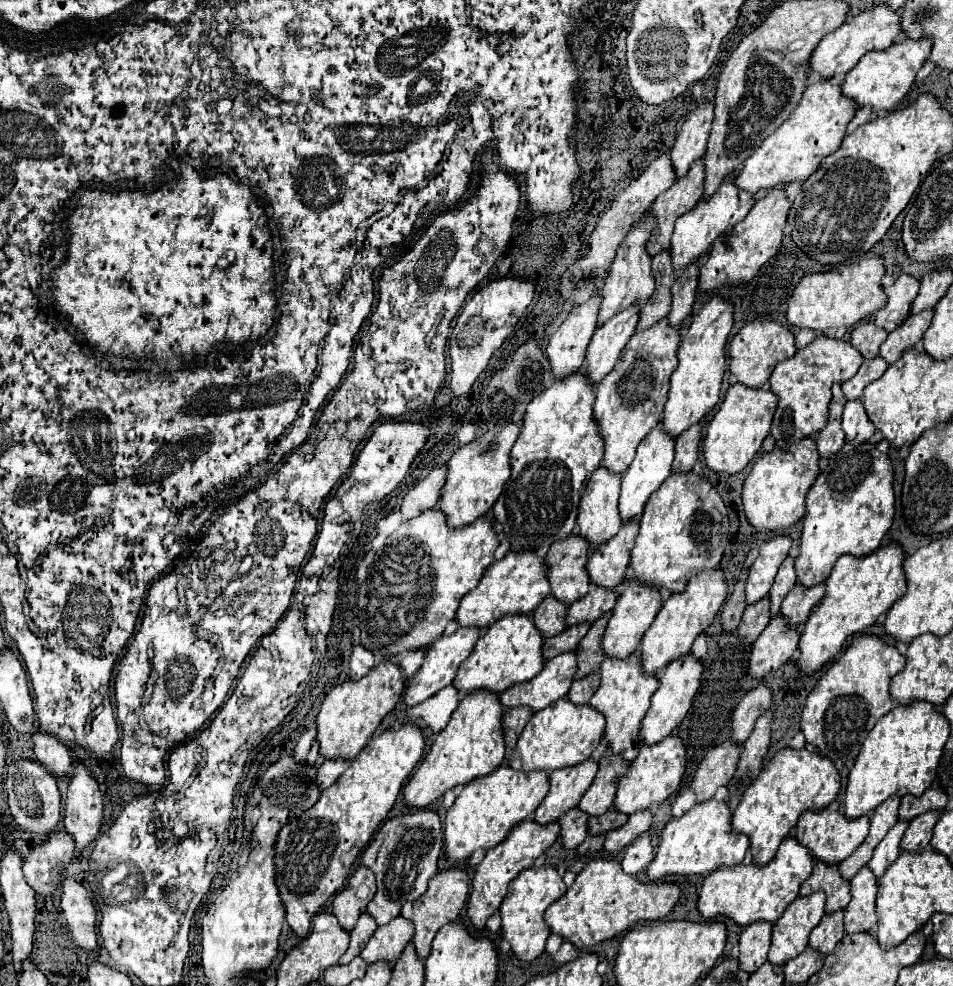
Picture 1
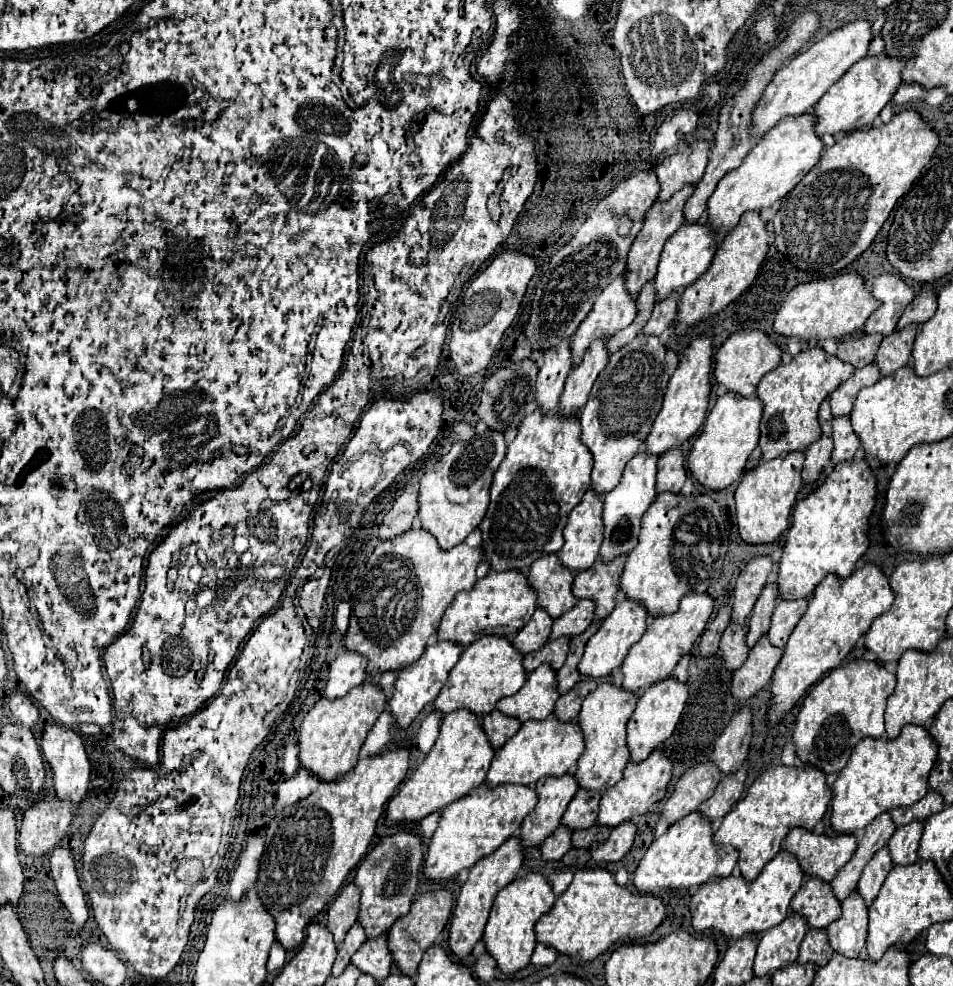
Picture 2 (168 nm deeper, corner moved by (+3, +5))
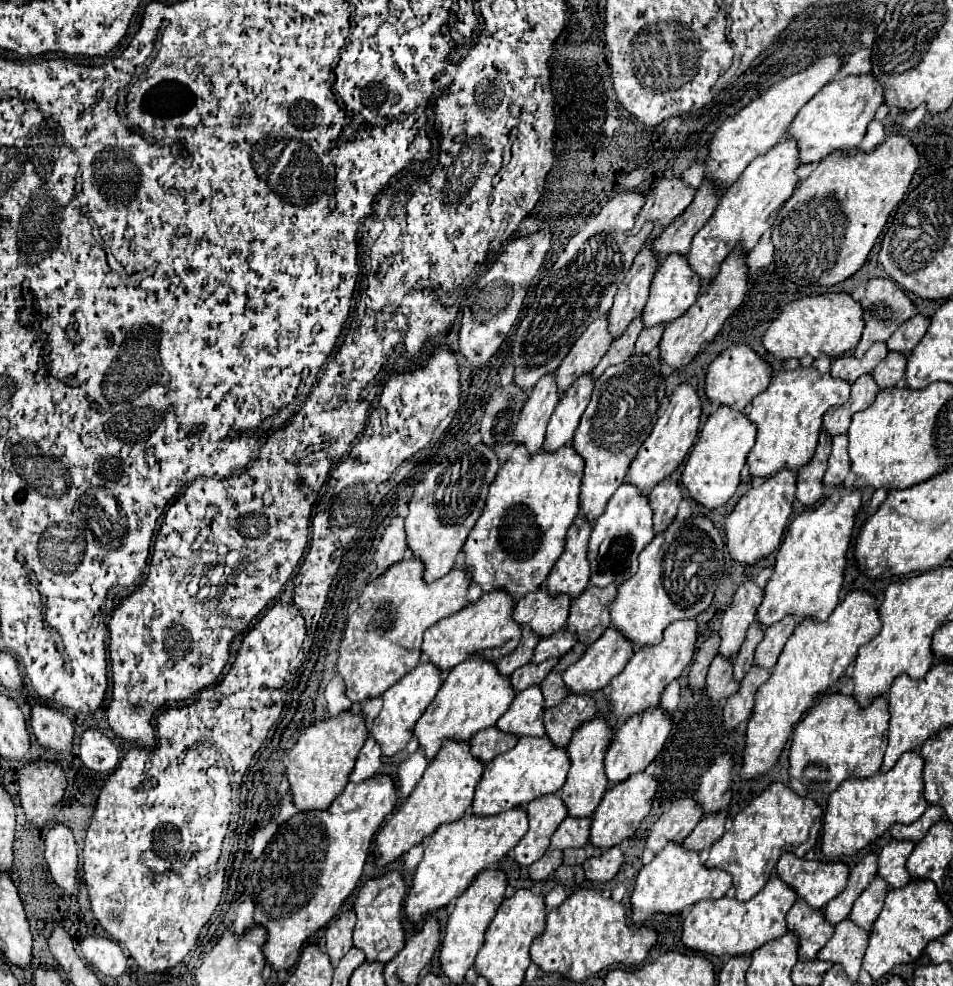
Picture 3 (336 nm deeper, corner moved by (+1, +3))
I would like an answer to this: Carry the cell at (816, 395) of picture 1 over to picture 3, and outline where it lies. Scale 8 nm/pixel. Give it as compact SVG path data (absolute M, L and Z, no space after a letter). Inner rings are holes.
M814 365L798 367L792 371L778 371L768 389L752 399L746 407L750 421L758 425L756 445L748 455L750 475L768 477L782 469L796 471L808 463L818 445L818 433L822 429L822 415L834 407L846 403L850 397L850 383L830 373L820 373Z

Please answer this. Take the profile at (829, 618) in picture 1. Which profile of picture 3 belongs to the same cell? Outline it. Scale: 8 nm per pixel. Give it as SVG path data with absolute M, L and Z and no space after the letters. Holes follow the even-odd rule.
M860 589L850 591L826 621L806 617L796 625L772 669L772 677L756 693L756 705L746 729L746 747L742 755L744 767L740 775L744 779L754 779L766 773L778 761L794 725L802 719L810 705L814 705L816 699L838 681L846 667L856 659L858 647L868 643L878 631L880 611L876 607L876 597Z

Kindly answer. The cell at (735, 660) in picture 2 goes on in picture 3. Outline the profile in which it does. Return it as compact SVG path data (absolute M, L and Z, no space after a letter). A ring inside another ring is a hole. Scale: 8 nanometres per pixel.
M716 657L710 665L708 677L706 677L706 691L714 701L722 701L736 693L740 687L738 681L734 681L732 675L732 659L730 657Z

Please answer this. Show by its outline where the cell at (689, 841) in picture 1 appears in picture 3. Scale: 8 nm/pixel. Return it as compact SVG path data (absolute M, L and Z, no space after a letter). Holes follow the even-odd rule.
M668 843L636 877L632 893L632 921L642 923L652 913L676 913L702 899L720 899L732 887L732 877L720 869L708 869L700 861L700 853L686 851L682 843Z

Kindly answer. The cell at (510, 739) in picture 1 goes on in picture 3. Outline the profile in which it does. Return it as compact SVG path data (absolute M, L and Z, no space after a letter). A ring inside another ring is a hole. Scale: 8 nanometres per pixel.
M490 727L490 729L484 729L482 733L476 733L474 741L470 741L470 747L474 757L488 763L496 755L510 751L516 745L516 741L518 737L514 737L512 733L502 733L498 727Z

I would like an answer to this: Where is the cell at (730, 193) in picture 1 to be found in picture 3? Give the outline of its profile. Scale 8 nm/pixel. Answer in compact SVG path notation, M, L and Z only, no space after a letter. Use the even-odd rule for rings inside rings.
M670 253L670 257L666 257L666 261L662 261L662 265L658 267L652 287L650 287L650 297L648 303L644 307L644 327L652 327L656 323L670 323L676 317L680 317L698 297L700 293L700 277L698 273L694 273L690 269L690 263L686 263L686 255L678 255L678 253Z

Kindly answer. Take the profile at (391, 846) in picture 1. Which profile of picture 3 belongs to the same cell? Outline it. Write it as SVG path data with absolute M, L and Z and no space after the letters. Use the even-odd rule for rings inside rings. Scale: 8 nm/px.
M388 871L380 877L366 881L354 903L358 915L354 927L354 945L366 953L368 961L390 961L394 953L404 947L404 927L402 927L402 903L406 897L406 879L402 871Z

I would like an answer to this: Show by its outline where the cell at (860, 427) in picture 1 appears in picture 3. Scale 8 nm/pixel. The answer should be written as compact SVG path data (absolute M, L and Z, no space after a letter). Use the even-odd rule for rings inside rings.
M838 435L832 437L832 453L828 459L828 469L824 475L824 485L838 485L850 473L850 457L848 457L848 437Z

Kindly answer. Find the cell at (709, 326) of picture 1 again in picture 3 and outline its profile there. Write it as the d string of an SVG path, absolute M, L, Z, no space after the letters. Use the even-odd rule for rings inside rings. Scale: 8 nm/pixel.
M684 381L676 387L676 391L670 395L670 405L664 411L664 415L656 421L650 437L644 441L642 449L638 451L636 459L632 461L628 469L628 481L638 485L642 493L650 493L650 489L664 477L668 477L688 455L690 447L694 445L698 437L698 425L702 415L702 401L698 397L698 391L692 383Z

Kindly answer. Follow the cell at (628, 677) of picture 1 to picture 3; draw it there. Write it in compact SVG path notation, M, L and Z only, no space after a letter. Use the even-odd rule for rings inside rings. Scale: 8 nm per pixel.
M594 717L590 721L584 721L574 731L574 737L568 745L568 755L570 755L572 767L568 771L564 787L560 789L560 797L564 799L570 815L574 815L574 817L592 815L596 811L598 803L602 801L604 793L608 791L610 781L604 771L604 757L606 757L608 745L612 745L612 737L614 737L614 727L610 725L610 721L606 717Z

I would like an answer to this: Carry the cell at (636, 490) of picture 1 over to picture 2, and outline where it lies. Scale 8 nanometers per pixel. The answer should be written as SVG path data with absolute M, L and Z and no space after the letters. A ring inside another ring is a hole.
M640 451L638 455L634 455L634 459L630 459L620 483L608 495L604 495L604 509L602 509L604 541L600 545L600 561L602 563L610 563L616 557L630 555L630 551L638 545L640 519L648 511L652 499L656 497L656 489L654 489L656 463L658 463L658 457L650 457L648 453Z

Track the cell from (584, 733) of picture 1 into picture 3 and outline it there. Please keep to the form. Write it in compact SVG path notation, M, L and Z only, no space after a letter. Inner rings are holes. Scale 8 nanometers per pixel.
M520 737L516 747L494 757L486 765L480 785L476 787L472 811L476 815L494 815L512 807L526 807L532 799L556 793L562 789L562 781L566 781L566 769L570 767L570 759L566 757L566 747L558 747L544 737Z

